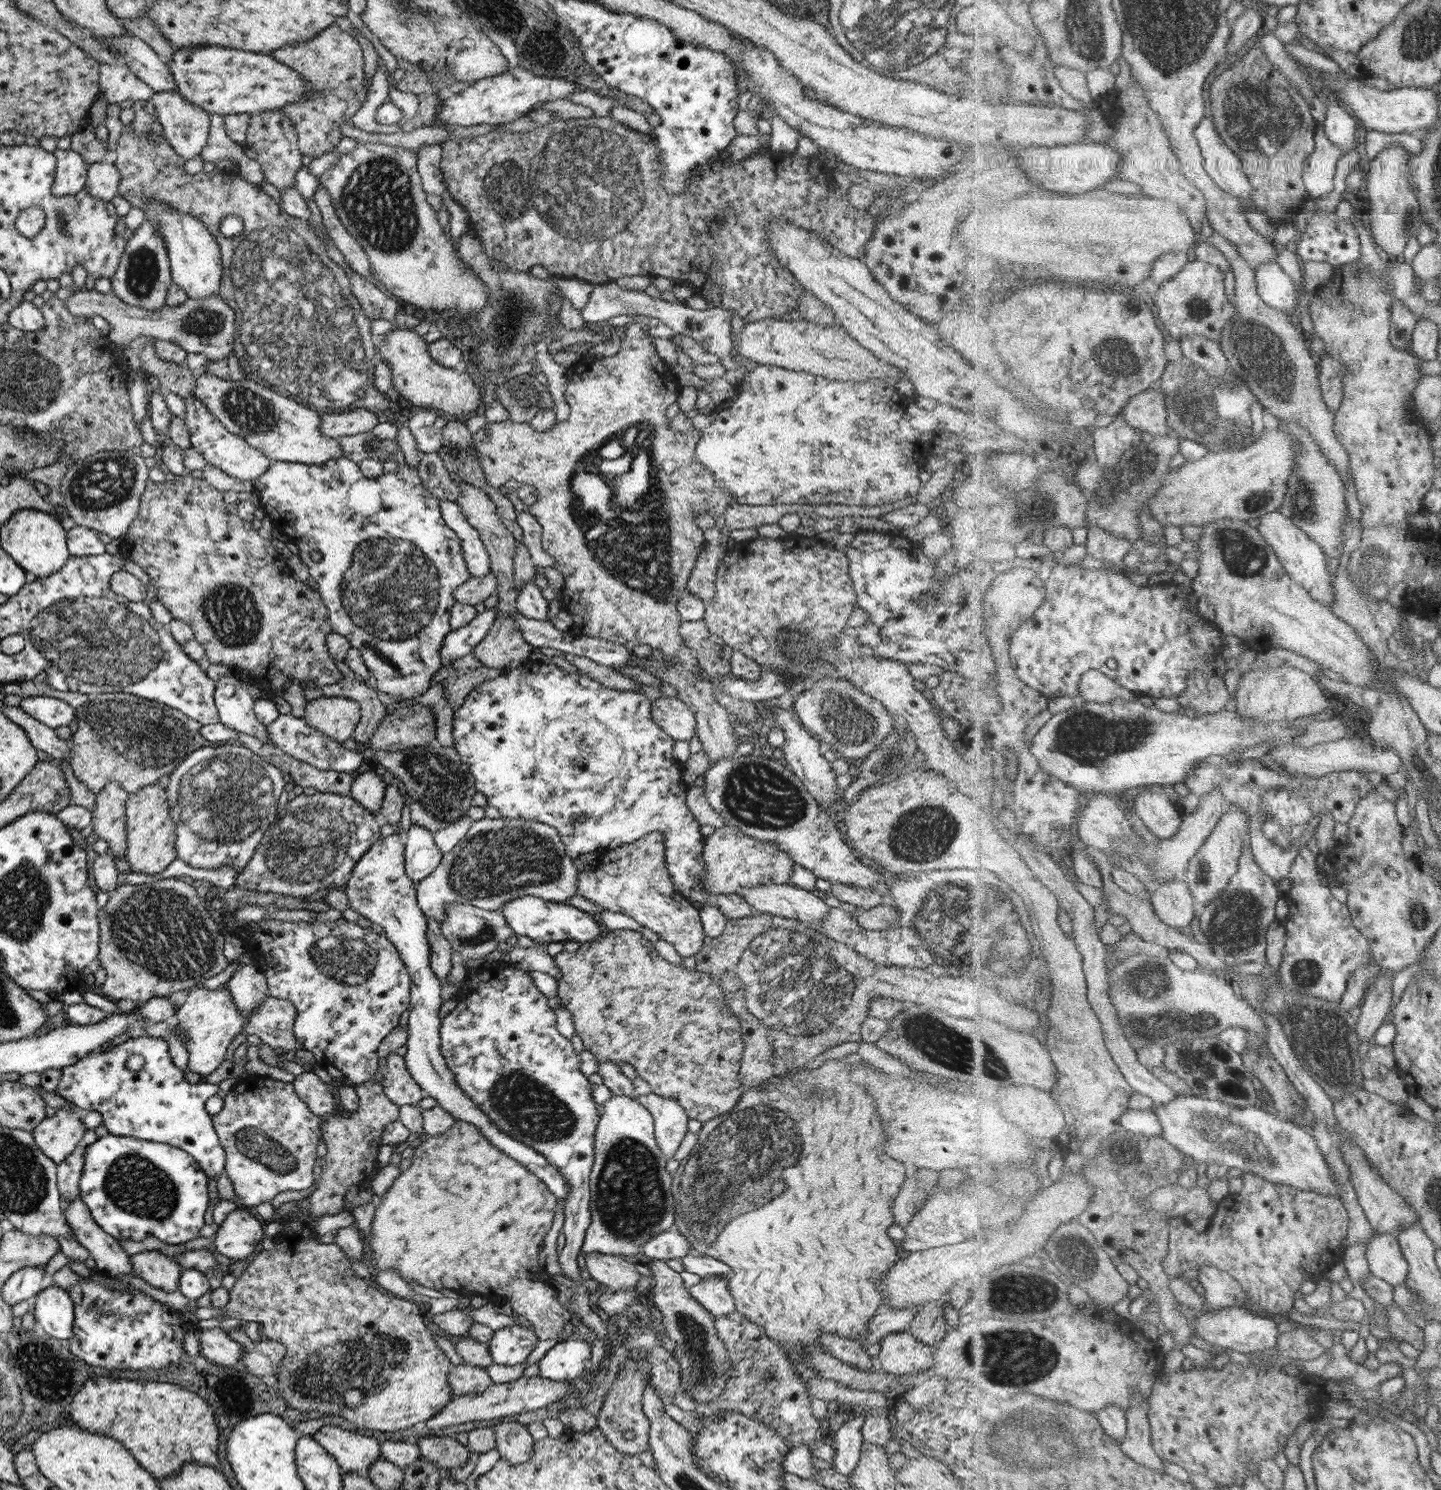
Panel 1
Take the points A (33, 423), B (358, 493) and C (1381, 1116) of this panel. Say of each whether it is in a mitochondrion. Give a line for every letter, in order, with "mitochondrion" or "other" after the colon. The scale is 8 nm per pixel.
A: mitochondrion
B: other
C: other

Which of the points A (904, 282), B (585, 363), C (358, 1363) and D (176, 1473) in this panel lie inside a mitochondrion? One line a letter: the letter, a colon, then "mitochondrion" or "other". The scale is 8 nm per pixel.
A: other
B: other
C: mitochondrion
D: other

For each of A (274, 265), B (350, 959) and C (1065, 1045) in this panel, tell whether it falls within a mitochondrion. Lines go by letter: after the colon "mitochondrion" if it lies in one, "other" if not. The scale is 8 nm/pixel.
A: mitochondrion
B: mitochondrion
C: other

